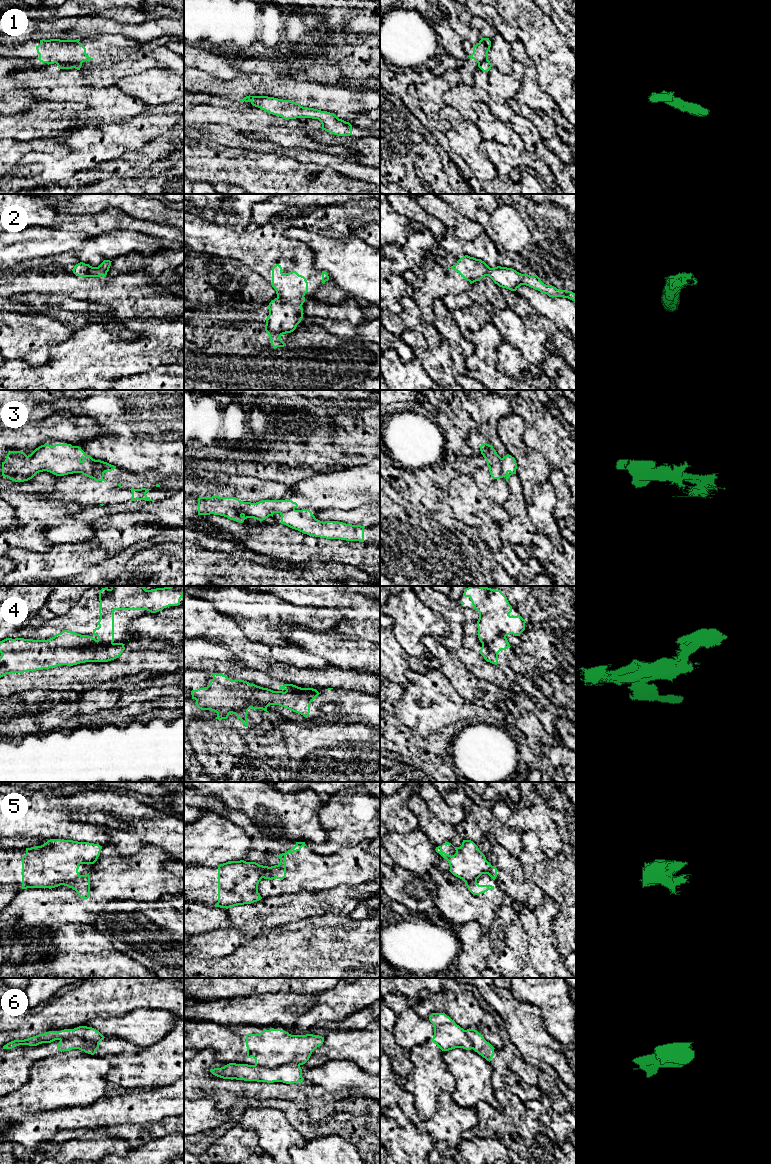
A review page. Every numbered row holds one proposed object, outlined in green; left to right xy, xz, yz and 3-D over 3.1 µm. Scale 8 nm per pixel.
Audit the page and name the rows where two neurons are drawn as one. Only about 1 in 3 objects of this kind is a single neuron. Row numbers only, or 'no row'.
1, 3, 4, 5, 6

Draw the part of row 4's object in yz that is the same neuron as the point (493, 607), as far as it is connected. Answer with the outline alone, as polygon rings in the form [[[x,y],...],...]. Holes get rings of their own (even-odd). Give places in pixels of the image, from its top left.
[[[469,586],[463,595],[470,598],[474,609],[479,612],[477,628],[478,638],[482,644],[490,643],[500,634],[520,636],[525,630],[526,620],[520,614],[509,615],[512,612],[512,606],[500,590]]]

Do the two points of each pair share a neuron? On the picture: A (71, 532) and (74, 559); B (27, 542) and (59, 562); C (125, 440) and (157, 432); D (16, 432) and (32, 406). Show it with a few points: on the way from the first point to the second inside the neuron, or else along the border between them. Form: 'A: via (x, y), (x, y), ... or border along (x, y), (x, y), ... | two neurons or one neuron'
A: border along (93, 533), (90, 538), (82, 541), (52, 545) | two neurons
B: border along (52, 545), (45, 551), (19, 549) | two neurons
C: via (133, 440), (149, 440) | one neuron
D: border along (43, 417), (31, 421) | two neurons

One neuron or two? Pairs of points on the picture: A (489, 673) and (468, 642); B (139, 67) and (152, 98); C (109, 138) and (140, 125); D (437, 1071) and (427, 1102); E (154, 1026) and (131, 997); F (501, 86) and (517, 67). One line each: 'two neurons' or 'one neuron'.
A: one neuron
B: two neurons
C: one neuron
D: one neuron
E: two neurons
F: one neuron

